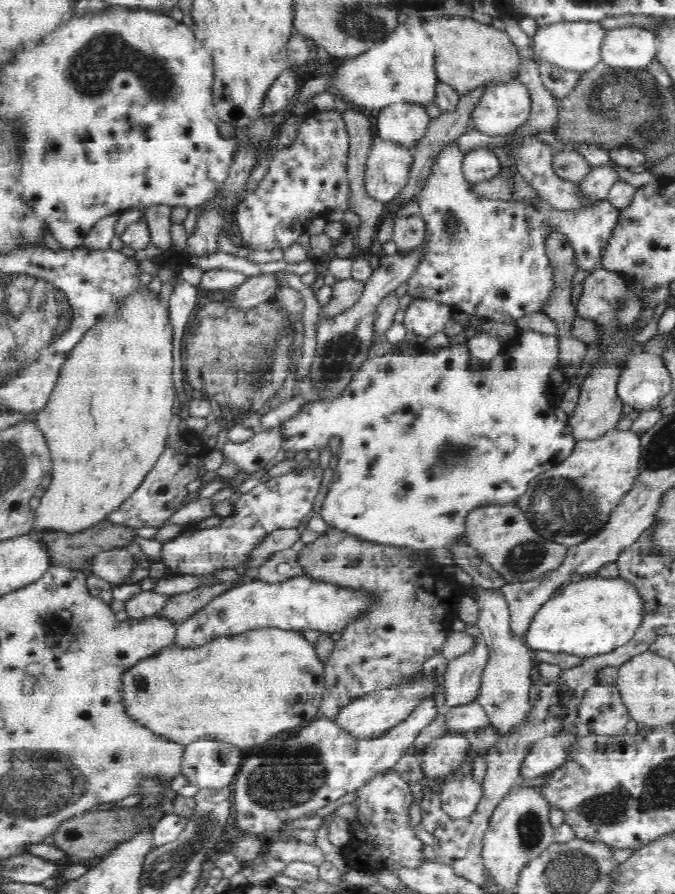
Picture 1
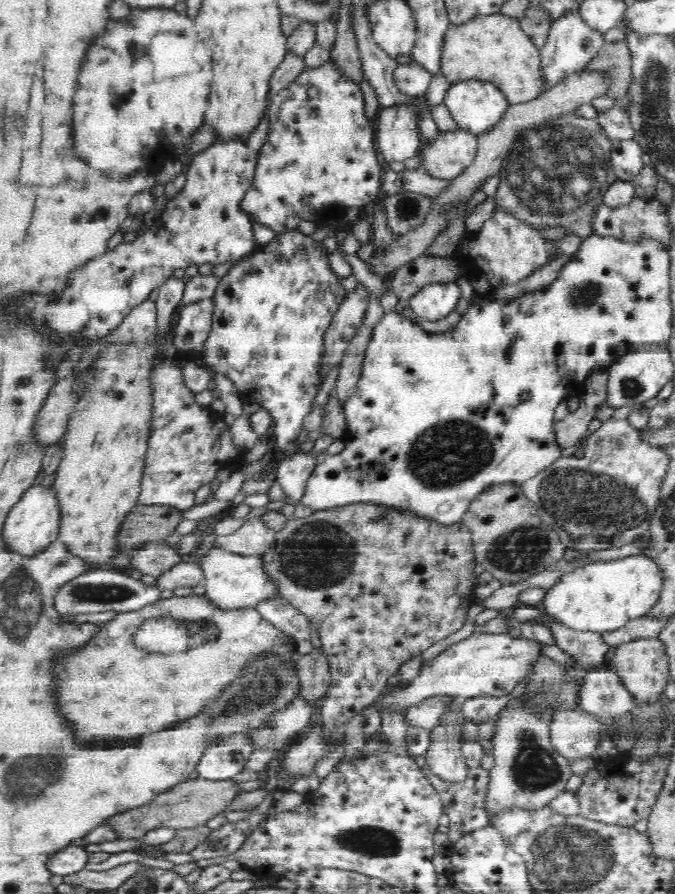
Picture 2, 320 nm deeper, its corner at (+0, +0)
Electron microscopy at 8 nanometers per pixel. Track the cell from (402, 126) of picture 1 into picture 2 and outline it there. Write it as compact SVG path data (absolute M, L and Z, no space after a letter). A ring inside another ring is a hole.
M415 62L412 65L399 64L394 75L398 91L410 100L422 100L433 80L433 77Z

